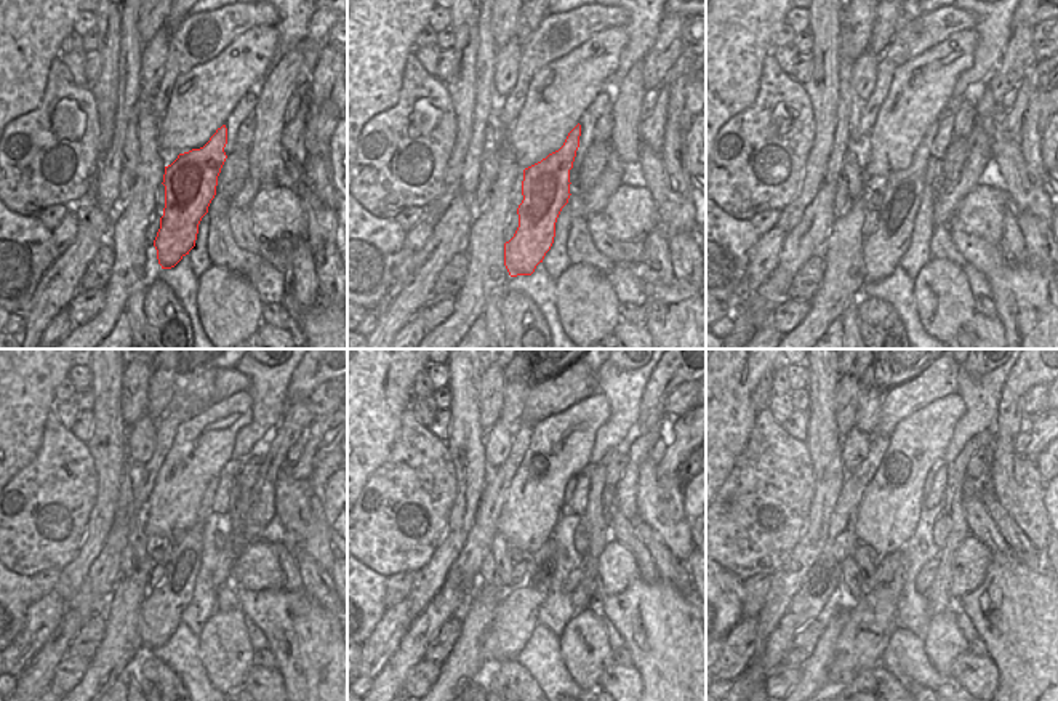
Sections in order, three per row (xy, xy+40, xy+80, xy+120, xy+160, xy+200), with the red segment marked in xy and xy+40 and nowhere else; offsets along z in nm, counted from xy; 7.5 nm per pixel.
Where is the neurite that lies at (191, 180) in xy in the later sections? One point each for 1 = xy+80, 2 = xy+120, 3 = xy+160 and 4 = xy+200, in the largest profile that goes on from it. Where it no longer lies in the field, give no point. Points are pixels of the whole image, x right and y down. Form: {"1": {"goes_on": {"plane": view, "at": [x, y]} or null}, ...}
{"1": {"goes_on": {"plane": "xy+80", "at": [882, 250]}}, "2": {"goes_on": {"plane": "xy+120", "at": [160, 612]}}, "3": {"goes_on": {"plane": "xy+160", "at": [516, 616]}}, "4": {"goes_on": {"plane": "xy+200", "at": [873, 618]}}}

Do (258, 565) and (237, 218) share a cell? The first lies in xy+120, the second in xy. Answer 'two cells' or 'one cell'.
two cells

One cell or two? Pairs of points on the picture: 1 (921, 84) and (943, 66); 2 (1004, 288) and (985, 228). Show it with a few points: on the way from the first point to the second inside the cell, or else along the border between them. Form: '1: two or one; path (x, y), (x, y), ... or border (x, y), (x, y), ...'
1: one; path (925, 82), (938, 69)
2: two; border (957, 221), (969, 234), (997, 244)

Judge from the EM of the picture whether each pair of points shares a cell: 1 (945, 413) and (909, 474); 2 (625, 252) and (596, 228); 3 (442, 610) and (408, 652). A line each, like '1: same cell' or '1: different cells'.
1: same cell
2: same cell
3: same cell

